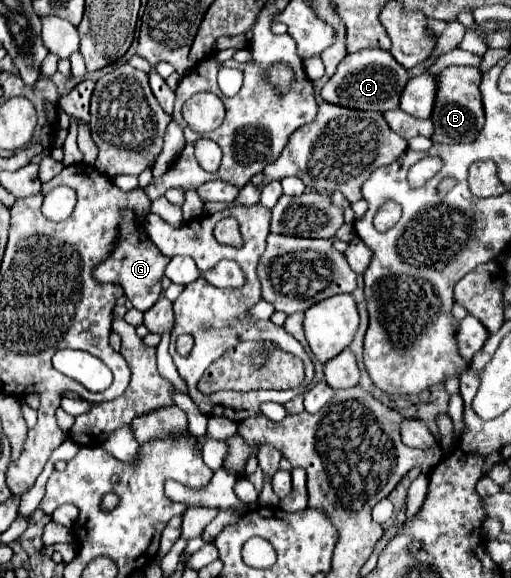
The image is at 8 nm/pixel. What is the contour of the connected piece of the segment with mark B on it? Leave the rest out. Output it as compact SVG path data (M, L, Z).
M448 66L436 74L438 78L438 94L436 104L432 110L432 122L434 122L434 134L432 142L472 142L476 140L480 128L484 126L484 108L480 98L480 70L472 66Z

